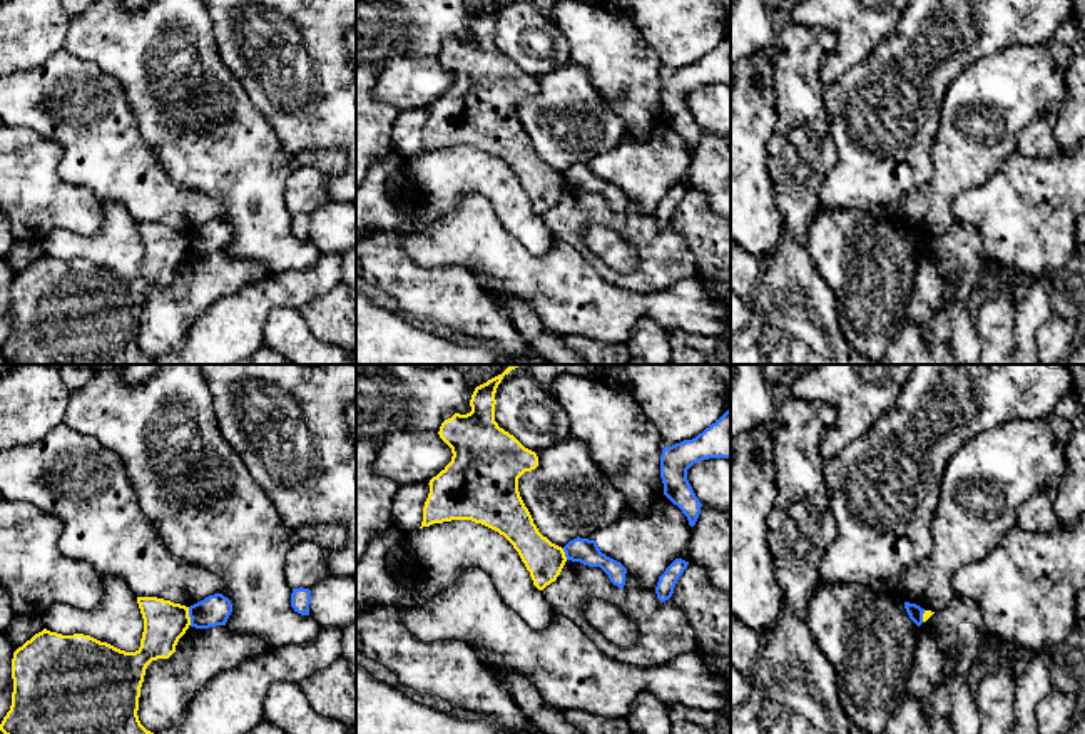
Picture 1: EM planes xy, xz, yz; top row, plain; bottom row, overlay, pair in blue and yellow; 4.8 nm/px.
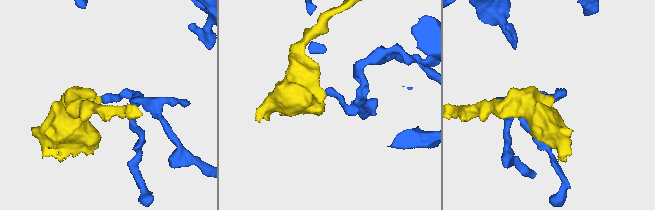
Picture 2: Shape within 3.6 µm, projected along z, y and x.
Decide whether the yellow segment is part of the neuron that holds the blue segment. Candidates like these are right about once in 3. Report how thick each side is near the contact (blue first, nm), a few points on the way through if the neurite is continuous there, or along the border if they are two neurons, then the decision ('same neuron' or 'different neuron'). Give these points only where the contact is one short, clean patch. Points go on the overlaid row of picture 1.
150 nm thick on the blue side, 200 nm on the other; border along xy (188, 607), (191, 624); different neuron

